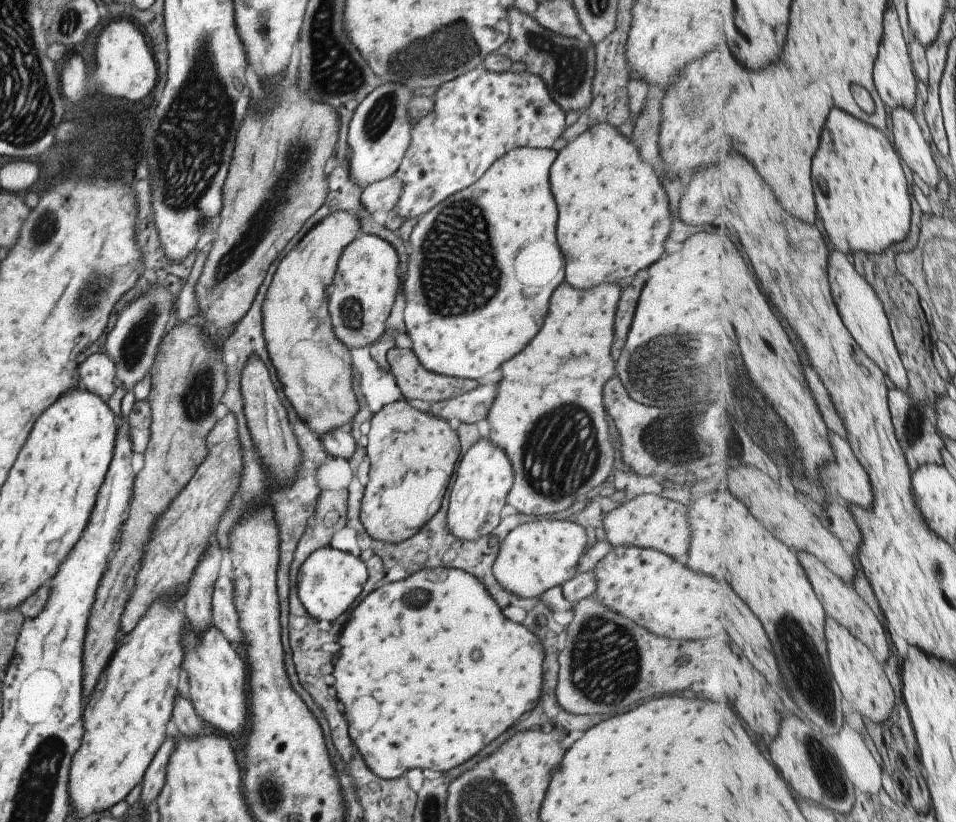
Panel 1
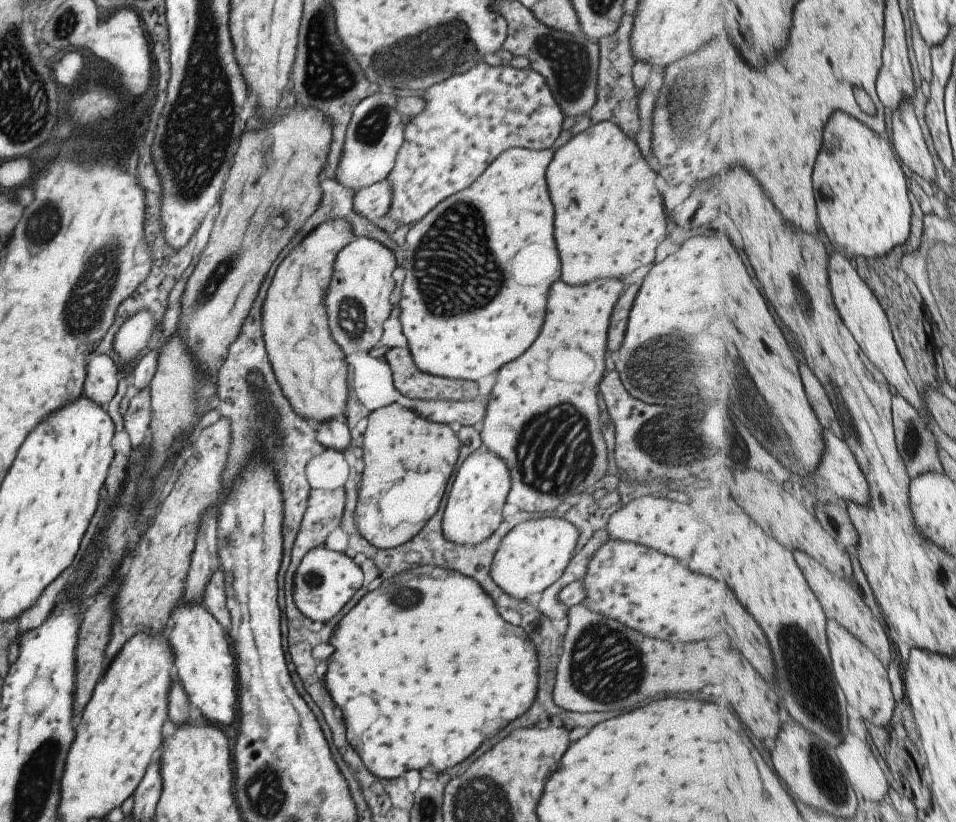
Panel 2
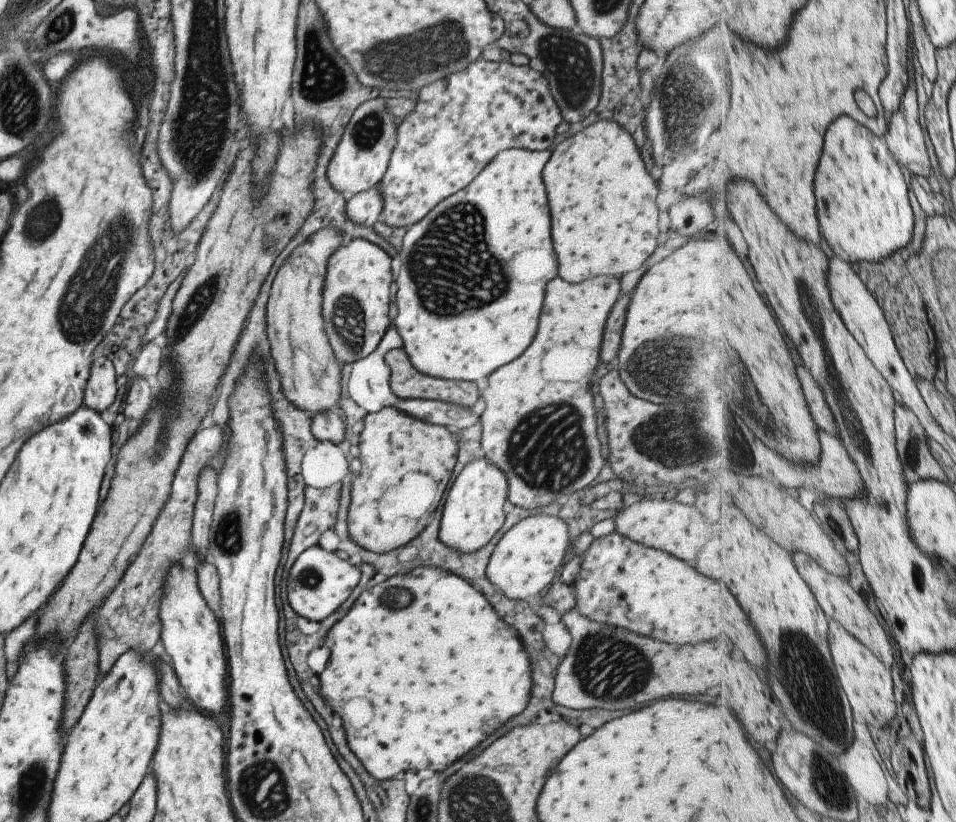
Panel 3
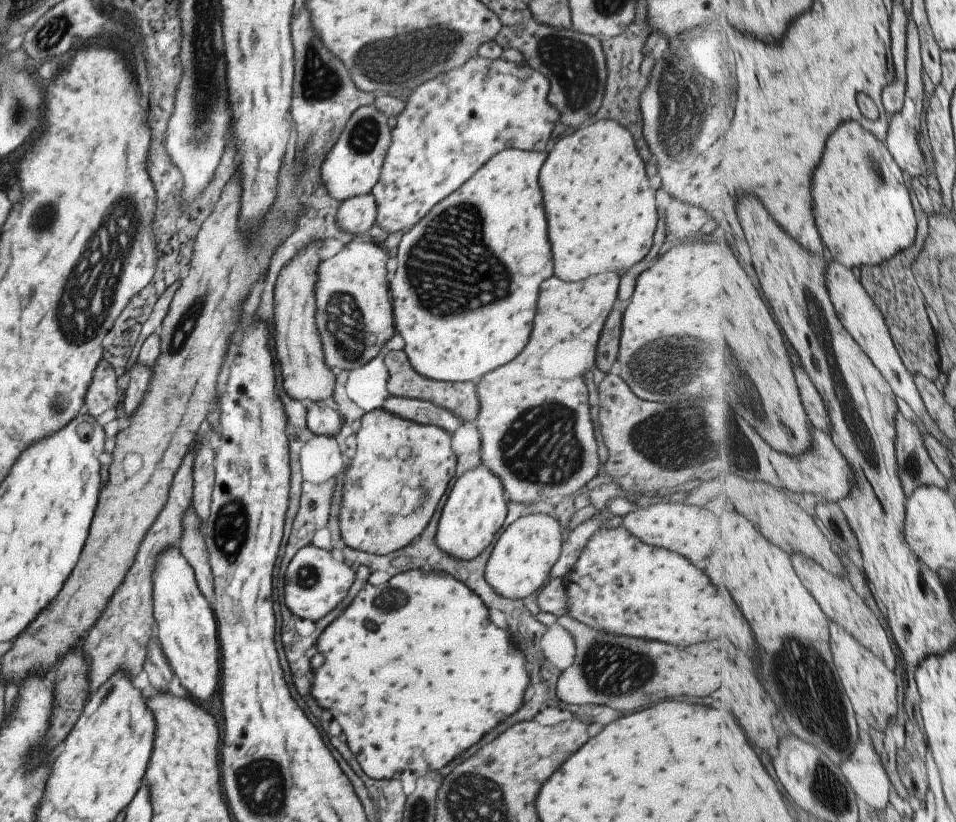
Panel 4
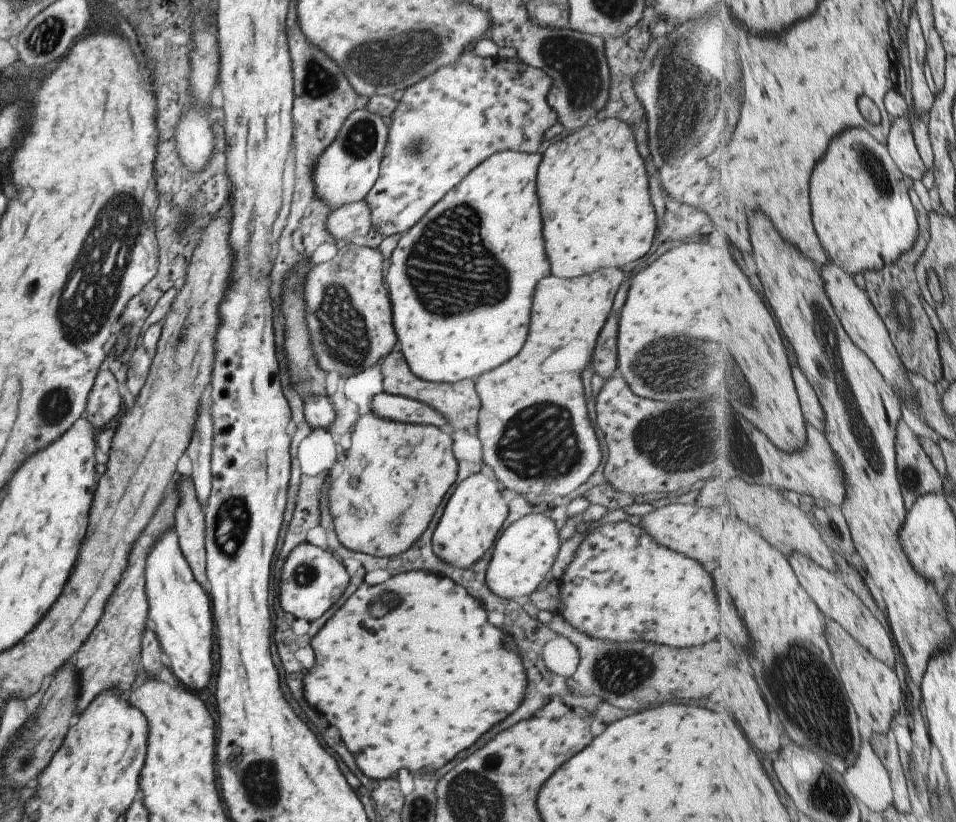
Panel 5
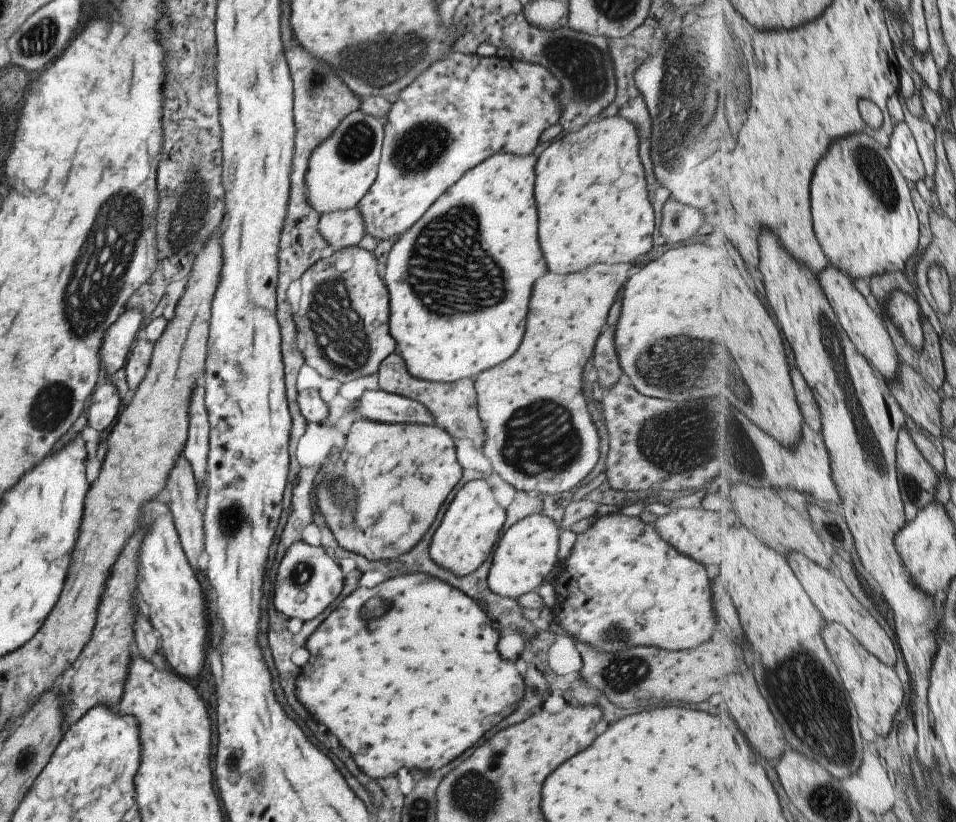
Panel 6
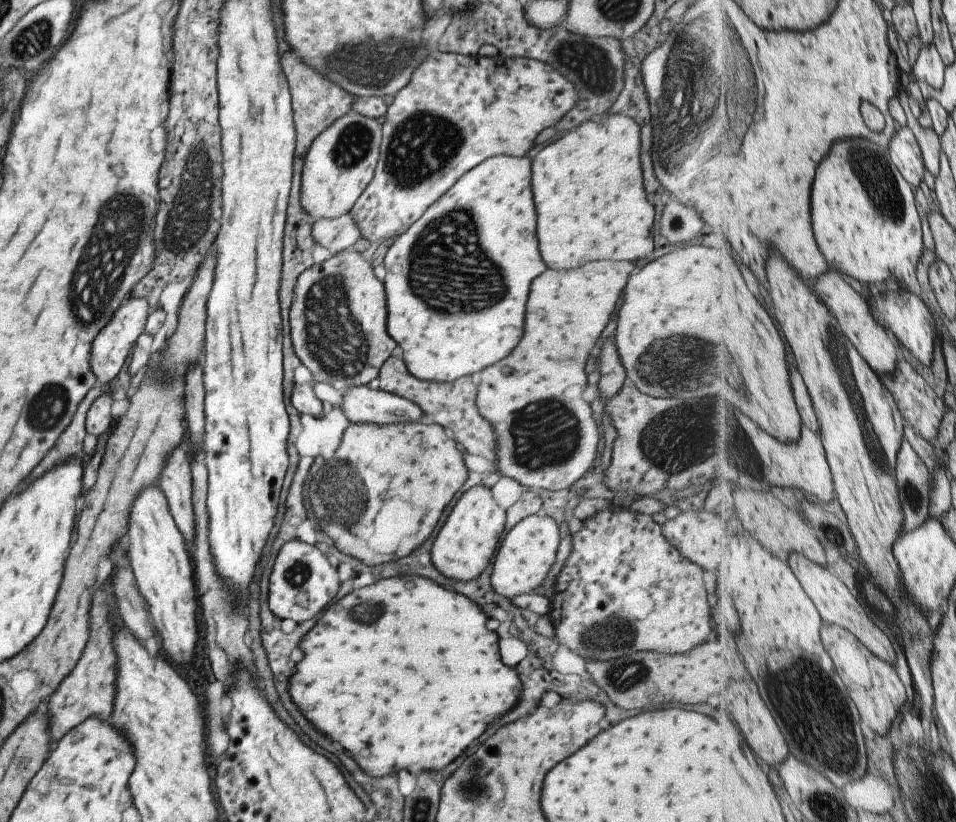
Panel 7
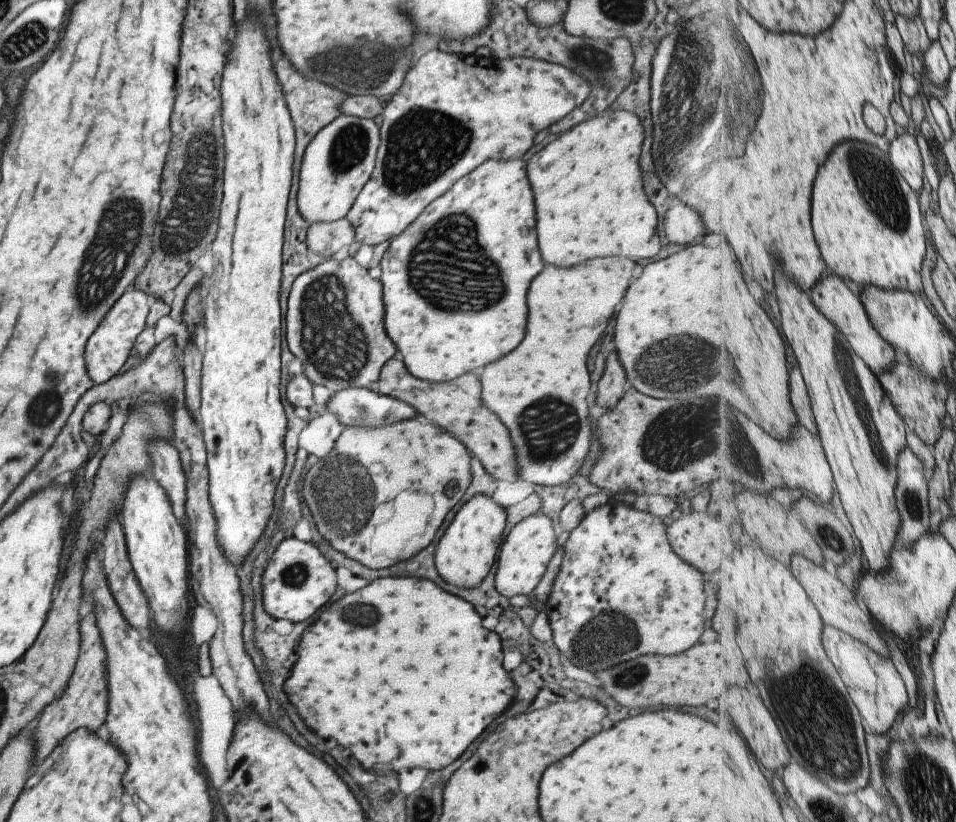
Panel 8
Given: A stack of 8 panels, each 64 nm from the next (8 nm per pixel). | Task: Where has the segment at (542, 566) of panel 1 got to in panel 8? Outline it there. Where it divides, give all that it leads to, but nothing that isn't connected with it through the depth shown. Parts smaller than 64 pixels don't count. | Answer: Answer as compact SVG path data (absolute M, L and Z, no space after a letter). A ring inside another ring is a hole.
M540 512L519 522L510 534L504 536L497 551L496 574L494 574L496 590L508 598L532 594L558 548L556 537L559 533L556 523Z

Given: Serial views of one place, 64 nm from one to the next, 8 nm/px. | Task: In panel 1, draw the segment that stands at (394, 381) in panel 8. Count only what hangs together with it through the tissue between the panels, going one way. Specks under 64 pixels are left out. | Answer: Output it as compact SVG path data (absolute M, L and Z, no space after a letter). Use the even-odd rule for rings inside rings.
M393 347L389 350L387 360L390 366L389 372L395 377L398 389L402 391L402 395L408 401L416 399L422 402L436 403L461 396L479 386L479 383L473 379L462 379L461 377L450 377L431 372L420 364L411 349Z

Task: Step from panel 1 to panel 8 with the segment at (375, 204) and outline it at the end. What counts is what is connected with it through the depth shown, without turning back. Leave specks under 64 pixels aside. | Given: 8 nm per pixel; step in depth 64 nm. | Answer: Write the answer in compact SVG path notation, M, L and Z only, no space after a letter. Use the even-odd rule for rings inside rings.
M344 217L336 222L311 224L306 234L306 248L326 260L354 240L354 228Z

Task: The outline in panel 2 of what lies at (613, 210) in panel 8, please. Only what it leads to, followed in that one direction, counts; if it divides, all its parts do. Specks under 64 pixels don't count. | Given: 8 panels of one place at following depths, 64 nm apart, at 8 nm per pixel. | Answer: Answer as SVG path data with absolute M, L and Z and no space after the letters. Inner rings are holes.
M603 121L575 134L558 148L546 172L554 209L554 234L561 257L561 281L585 286L599 279L620 280L659 259L659 250L671 228L662 198L656 188L656 172L640 156L642 152L616 124Z

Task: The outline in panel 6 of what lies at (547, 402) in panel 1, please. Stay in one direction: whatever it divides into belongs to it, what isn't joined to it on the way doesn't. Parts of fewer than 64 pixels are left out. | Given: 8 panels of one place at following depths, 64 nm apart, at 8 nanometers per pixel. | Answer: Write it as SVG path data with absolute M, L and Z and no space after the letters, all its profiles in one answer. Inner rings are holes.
M598 263L584 268L580 274L558 276L548 272L546 276L538 278L532 290L526 336L518 352L473 378L478 414L486 432L482 452L490 460L492 471L517 491L550 495L574 491L598 464L599 424L590 420L586 408L586 398L582 394L582 370L592 356L594 344L608 320L610 306L616 302L620 288L629 279L628 270L630 264L608 266Z

